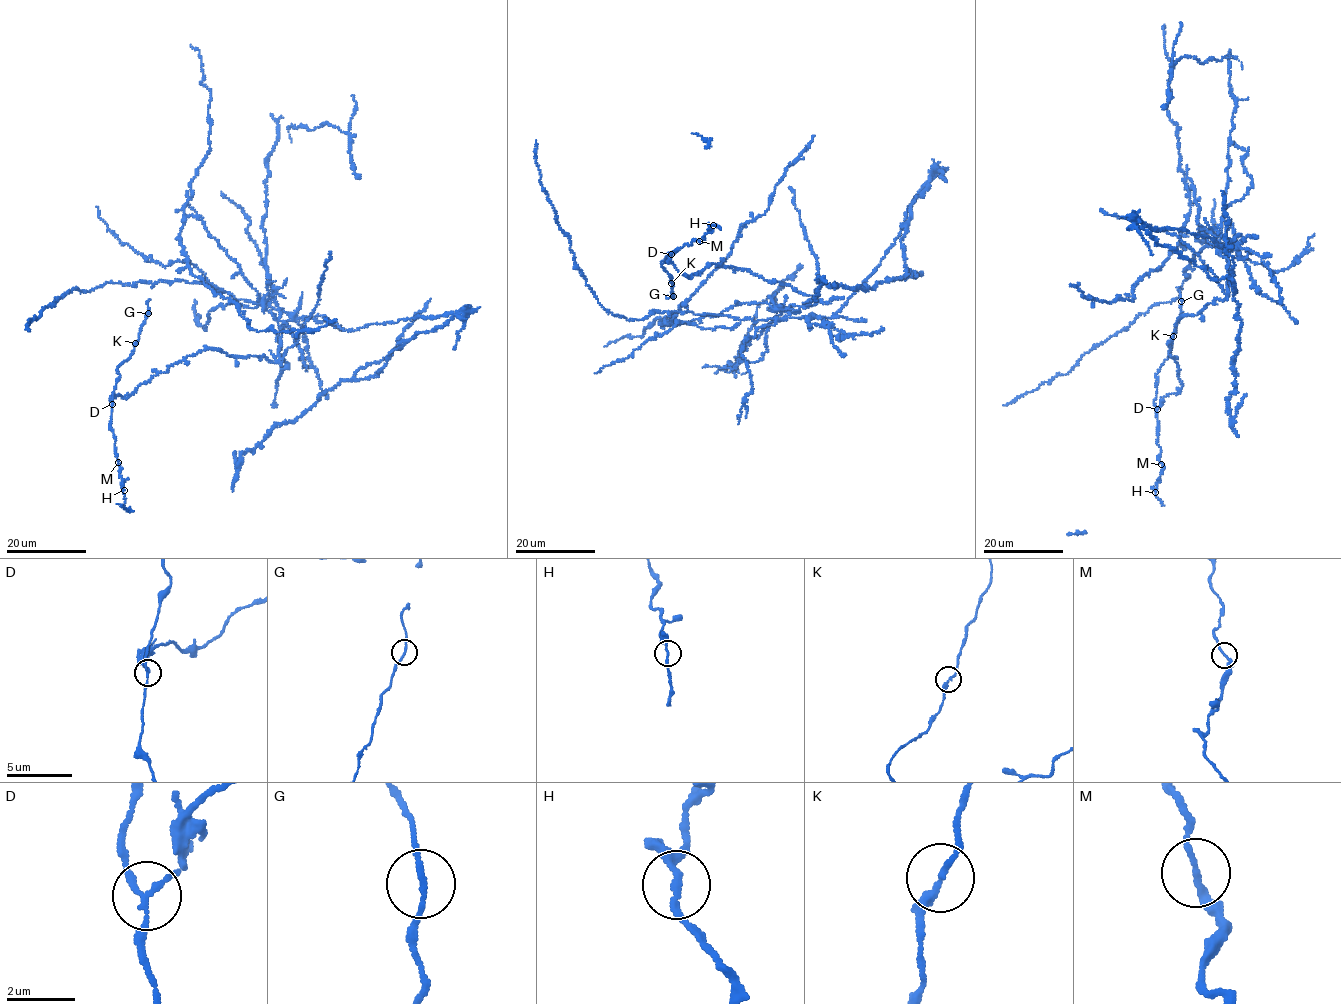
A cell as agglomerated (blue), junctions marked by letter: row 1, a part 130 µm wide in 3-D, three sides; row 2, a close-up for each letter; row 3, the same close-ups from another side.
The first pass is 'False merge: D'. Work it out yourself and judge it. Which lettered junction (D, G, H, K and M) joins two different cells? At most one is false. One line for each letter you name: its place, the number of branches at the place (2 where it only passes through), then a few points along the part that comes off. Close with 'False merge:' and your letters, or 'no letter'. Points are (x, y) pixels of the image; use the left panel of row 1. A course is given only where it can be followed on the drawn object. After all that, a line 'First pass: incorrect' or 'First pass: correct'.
D: at (112, 404); 3 branches meet; foreign part runs (112, 404), (207, 349), (275, 363), (271, 301), (353, 330), (466, 309), (326, 390), (236, 472), (234, 451)
False merge: D
First pass: correct

